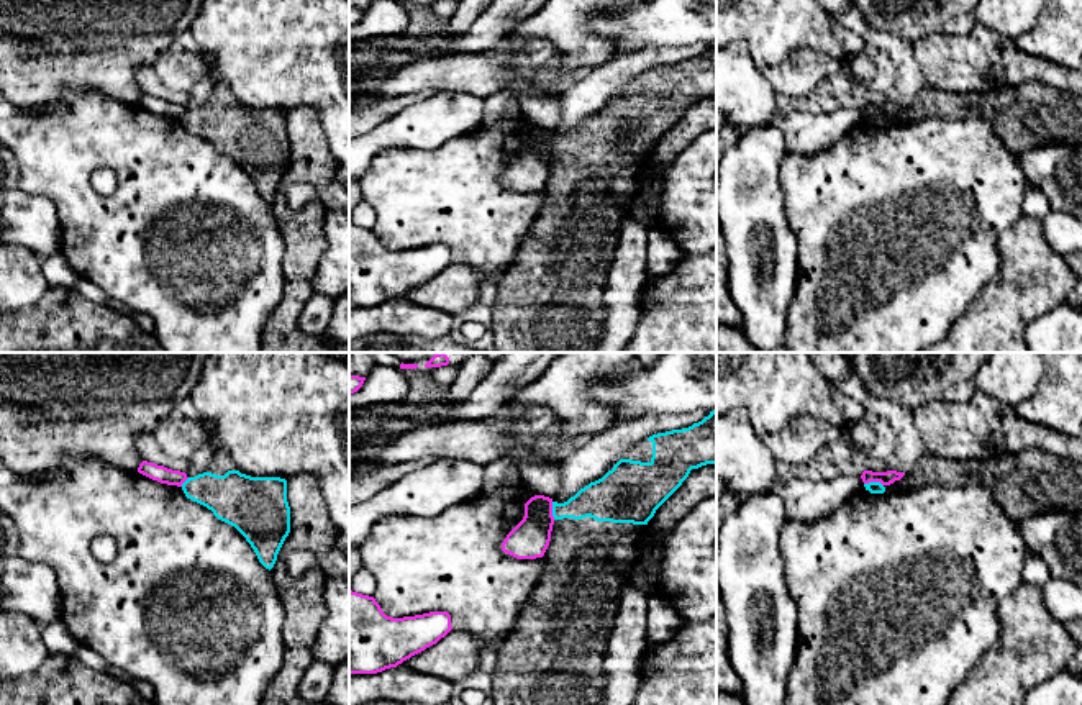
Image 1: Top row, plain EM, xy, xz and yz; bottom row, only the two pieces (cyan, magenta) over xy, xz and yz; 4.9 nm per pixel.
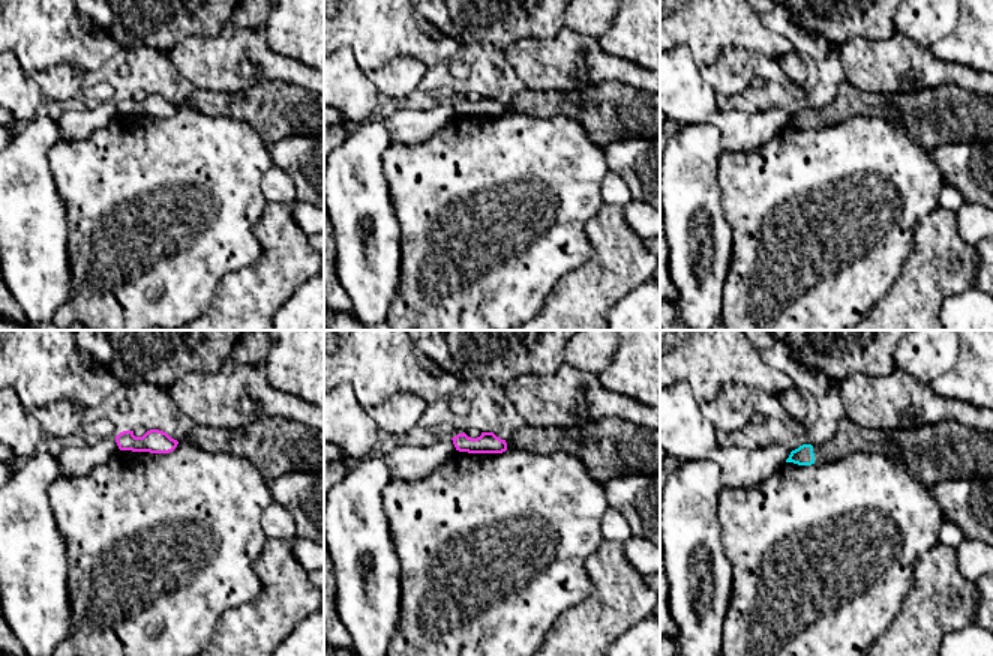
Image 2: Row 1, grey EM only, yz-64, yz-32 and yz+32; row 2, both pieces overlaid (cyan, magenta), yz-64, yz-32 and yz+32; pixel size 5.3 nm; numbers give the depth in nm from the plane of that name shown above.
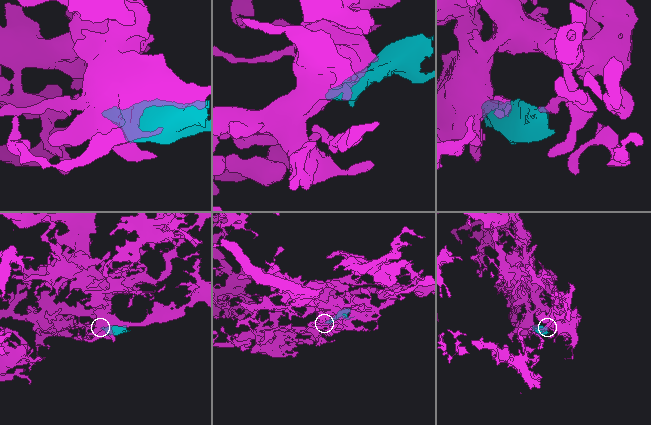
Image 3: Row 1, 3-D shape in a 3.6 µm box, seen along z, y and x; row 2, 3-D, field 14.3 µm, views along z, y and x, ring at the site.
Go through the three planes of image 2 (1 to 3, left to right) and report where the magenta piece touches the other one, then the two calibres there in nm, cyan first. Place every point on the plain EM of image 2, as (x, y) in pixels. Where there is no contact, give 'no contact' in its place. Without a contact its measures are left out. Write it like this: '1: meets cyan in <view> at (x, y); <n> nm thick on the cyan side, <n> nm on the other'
1: no contact
2: no contact
3: no contact

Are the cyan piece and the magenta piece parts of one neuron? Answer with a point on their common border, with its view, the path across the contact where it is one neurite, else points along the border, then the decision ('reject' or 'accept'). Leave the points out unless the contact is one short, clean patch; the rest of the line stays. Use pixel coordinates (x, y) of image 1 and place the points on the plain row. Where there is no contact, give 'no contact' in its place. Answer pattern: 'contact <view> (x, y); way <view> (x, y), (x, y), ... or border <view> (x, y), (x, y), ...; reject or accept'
contact yz (874, 115); border yz (864, 115), (879, 115), (882, 118); reject

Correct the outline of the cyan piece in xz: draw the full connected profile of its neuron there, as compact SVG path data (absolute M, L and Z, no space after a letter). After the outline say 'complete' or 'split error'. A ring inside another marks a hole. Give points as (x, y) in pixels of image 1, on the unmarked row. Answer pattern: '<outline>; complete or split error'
M716 43L710 44L708 49L689 61L657 66L639 74L626 87L623 87L613 102L602 111L590 115L564 136L552 134L554 157L549 179L544 185L544 207L538 221L531 226L528 241L518 249L515 266L503 272L497 280L493 321L490 328L495 339L495 352L595 352L597 341L600 338L600 325L605 318L603 289L607 272L613 259L620 226L623 220L631 215L631 210L625 208L620 200L636 197L648 154L654 149L656 143L682 118L692 102L698 102L707 97L716 97Z; split error

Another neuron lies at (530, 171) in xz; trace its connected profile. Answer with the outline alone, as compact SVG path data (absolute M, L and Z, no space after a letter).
M534 128L525 136L523 152L507 167L502 184L516 192L543 190L554 157L552 131Z

